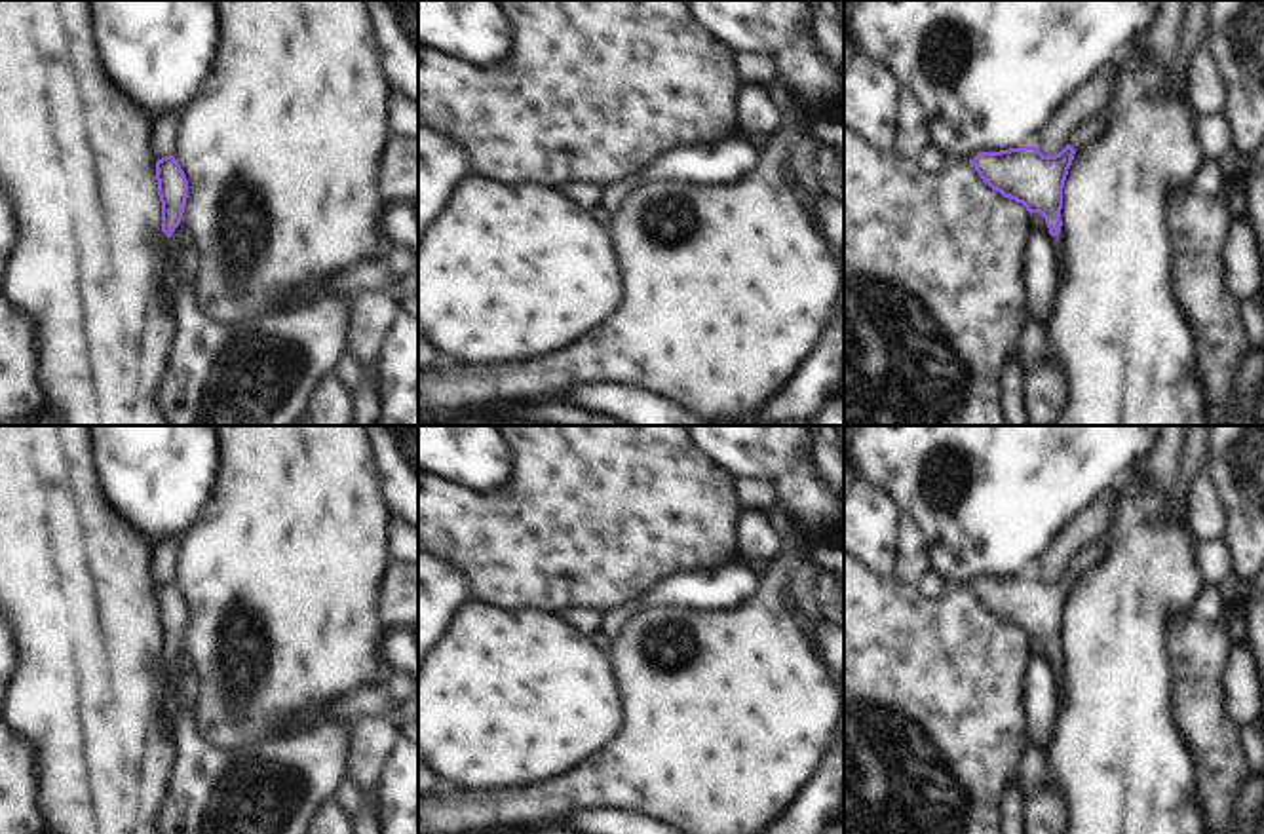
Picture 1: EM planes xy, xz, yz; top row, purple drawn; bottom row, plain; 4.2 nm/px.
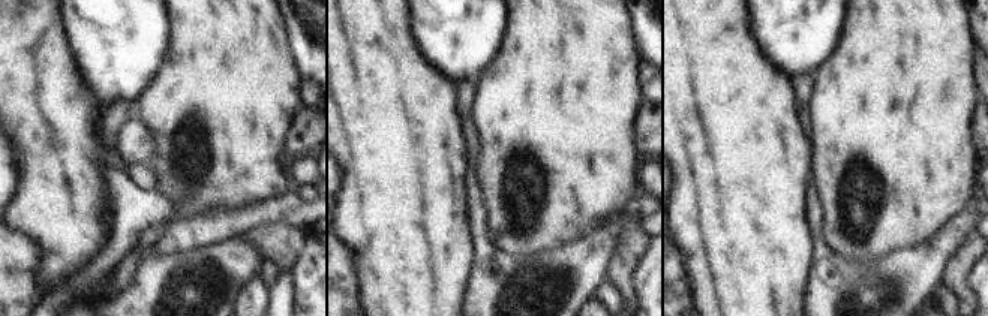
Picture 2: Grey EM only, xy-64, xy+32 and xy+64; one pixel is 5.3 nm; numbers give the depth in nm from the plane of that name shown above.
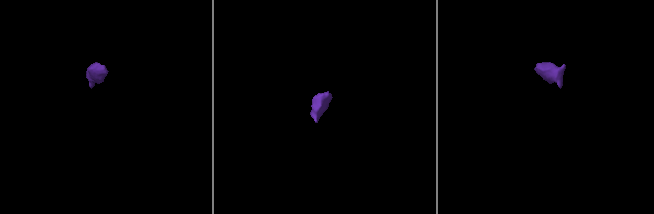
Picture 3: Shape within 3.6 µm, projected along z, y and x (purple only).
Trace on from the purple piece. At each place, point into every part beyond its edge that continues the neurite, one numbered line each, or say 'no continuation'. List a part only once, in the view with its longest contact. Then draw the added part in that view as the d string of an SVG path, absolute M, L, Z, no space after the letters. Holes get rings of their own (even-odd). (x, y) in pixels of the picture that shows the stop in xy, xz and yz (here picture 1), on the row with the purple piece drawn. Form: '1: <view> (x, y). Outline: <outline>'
1: yz (1091, 130). Outline: M1110 110L1097 112L1095 116L1091 116L1089 120L1085 120L1083 123L1080 123L1076 127L1076 131L1070 135L1068 144L1074 150L1082 150L1082 148L1097 142L1099 139L1102 139L1102 135L1108 131L1110 123L1112 123Z
2: yz (1057, 242). Outline: M1059 234L1053 237L1053 251L1055 251L1055 260L1059 264L1059 285L1063 279L1063 266L1066 262L1066 255L1064 255L1064 237Z

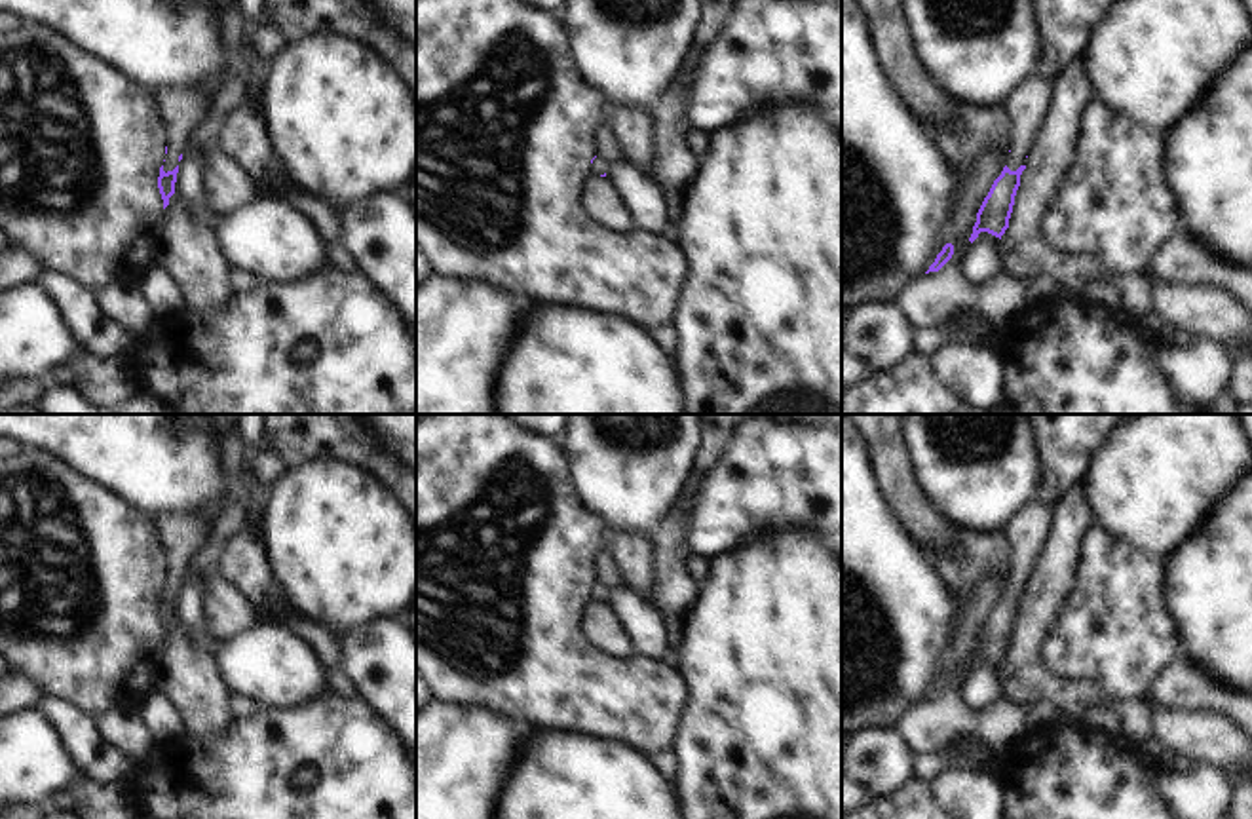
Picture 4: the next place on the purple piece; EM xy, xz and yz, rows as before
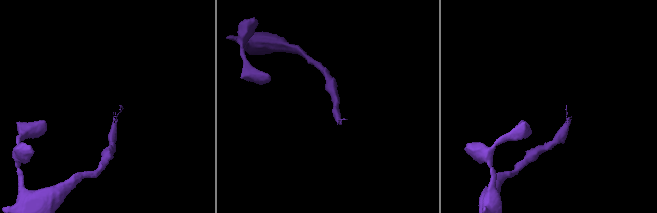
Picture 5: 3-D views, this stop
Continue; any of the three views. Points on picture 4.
1: xy (181, 109). Outline: M192 87L165 89L152 95L165 125L167 154L163 171L167 173L180 163L179 156L184 141L199 124L211 101Z

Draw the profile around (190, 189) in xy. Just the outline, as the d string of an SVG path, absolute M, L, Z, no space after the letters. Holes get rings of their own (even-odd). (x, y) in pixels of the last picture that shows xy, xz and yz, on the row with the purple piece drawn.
M203 150L184 156L179 163L175 192L182 205L198 219L207 219L205 182L203 182Z

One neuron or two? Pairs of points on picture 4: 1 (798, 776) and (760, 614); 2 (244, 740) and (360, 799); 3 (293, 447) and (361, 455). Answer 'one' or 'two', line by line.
1: one
2: one
3: one

